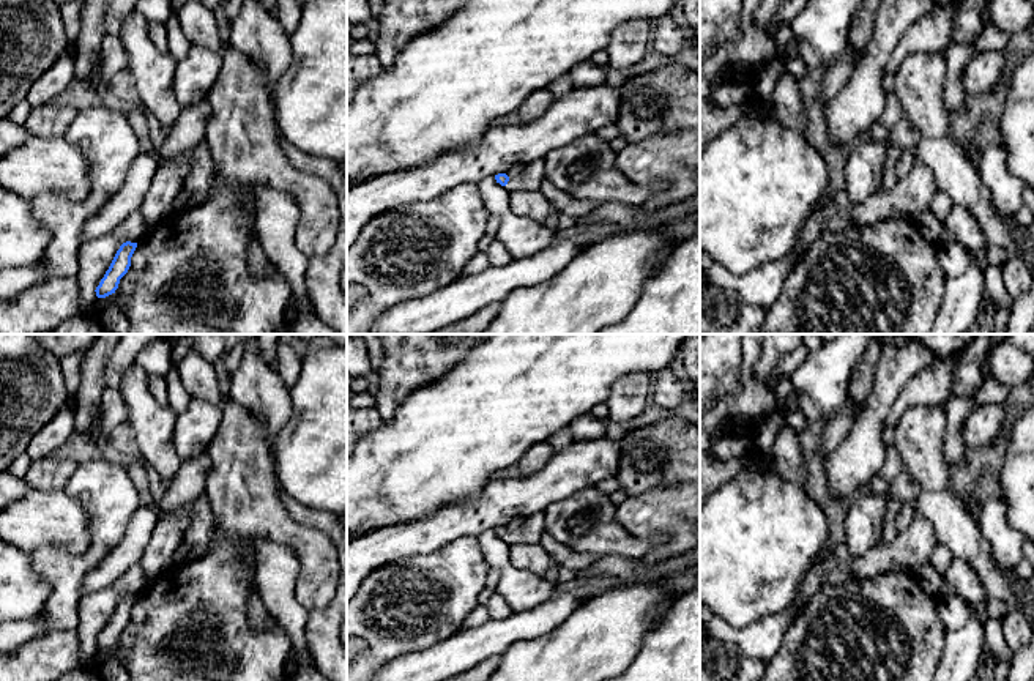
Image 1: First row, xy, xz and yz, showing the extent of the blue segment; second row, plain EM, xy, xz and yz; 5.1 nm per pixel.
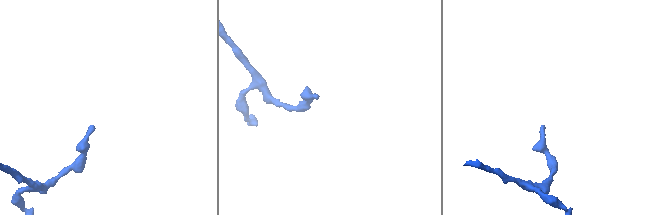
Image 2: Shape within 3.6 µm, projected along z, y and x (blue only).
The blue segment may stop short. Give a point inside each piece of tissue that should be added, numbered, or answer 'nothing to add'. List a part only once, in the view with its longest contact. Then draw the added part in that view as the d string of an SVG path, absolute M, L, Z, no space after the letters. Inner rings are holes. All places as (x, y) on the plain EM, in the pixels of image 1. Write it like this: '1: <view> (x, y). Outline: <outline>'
1: xz (530, 532). Outline: M544 512L523 520L523 523L509 531L506 541L509 544L537 544L545 533Z

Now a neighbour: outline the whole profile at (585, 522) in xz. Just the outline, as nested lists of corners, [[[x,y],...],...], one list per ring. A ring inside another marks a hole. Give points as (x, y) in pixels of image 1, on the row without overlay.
[[[596,487],[574,492],[544,511],[545,531],[574,552],[599,558],[643,560],[664,534],[643,539],[629,533],[615,519],[616,504]]]

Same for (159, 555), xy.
[[[186,503],[158,520],[140,560],[147,580],[158,579],[175,566],[175,553],[184,539],[191,514],[192,506]]]

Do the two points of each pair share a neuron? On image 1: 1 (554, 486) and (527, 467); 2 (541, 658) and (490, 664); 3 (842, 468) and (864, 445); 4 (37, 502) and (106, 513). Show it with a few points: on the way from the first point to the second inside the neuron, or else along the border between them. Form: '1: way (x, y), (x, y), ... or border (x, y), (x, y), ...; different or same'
1: border (555, 453), (536, 472), (520, 476); different
2: border (498, 658), (500, 664); different
3: way (848, 462), (859, 451); same
4: border (63, 491), (84, 500), (90, 546); different

